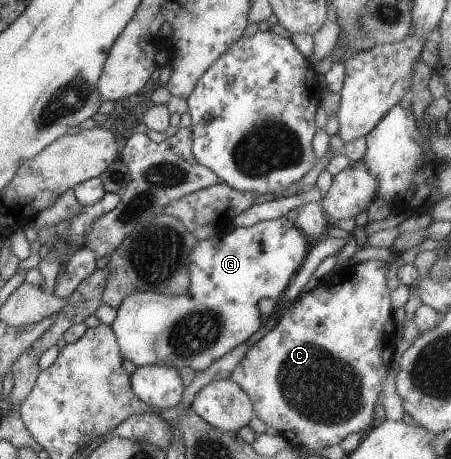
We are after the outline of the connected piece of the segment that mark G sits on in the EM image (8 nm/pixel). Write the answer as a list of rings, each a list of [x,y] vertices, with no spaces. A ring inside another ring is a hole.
[[[285,216],[196,240],[189,253],[189,287],[185,293],[134,291],[114,309],[116,314],[110,326],[120,356],[135,367],[156,365],[177,370],[189,368],[195,373],[203,371],[263,325],[258,301],[281,297],[308,249],[302,232]],[[165,327],[169,339],[173,339],[173,353],[157,357],[151,345]]]

